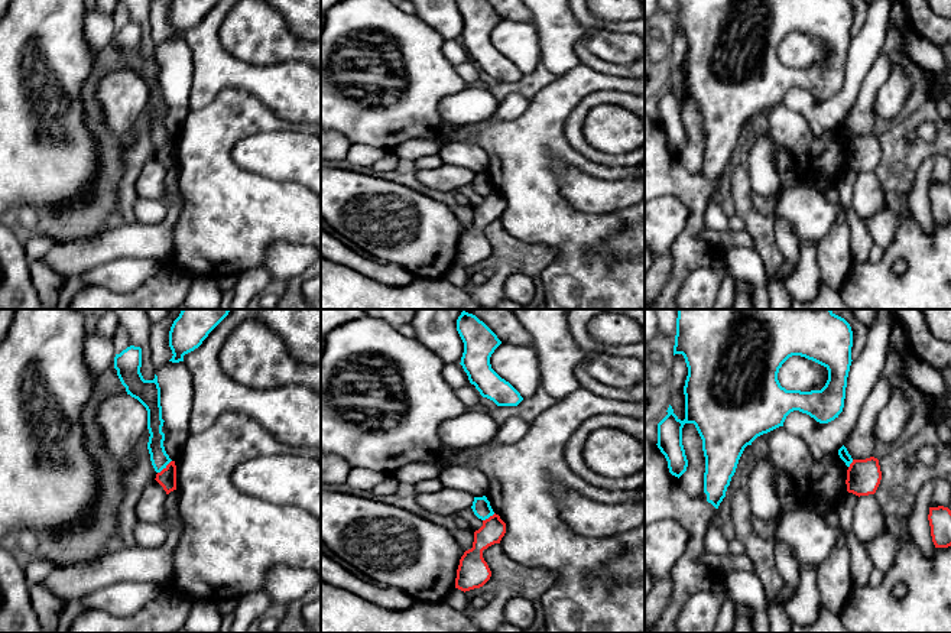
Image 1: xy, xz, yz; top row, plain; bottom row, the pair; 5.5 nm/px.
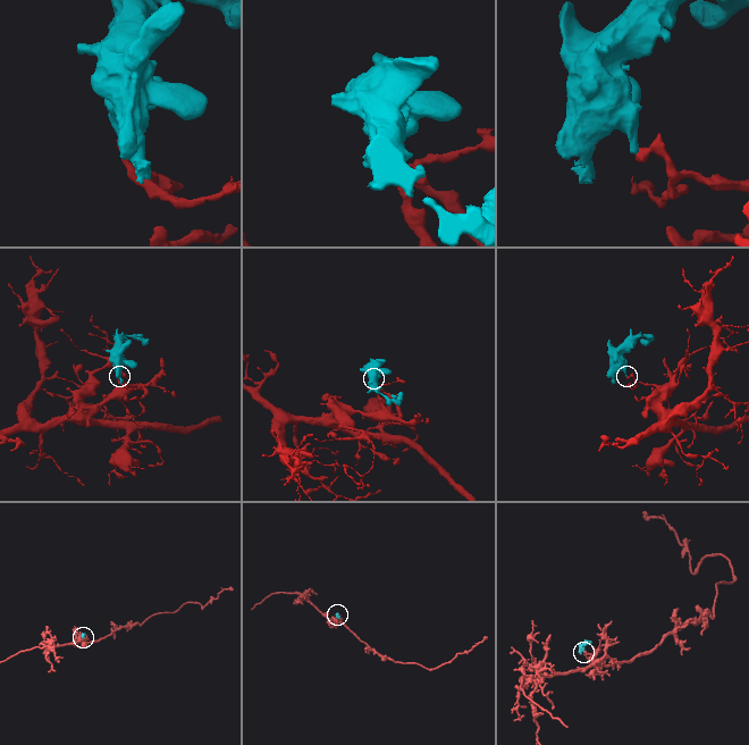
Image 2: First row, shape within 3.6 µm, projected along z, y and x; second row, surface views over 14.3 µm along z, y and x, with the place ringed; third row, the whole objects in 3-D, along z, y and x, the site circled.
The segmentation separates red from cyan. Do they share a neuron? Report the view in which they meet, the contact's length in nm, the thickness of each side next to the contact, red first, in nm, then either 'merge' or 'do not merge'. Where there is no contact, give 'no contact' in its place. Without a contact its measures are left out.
xy | 110 nm | 100/100 nm | do not merge

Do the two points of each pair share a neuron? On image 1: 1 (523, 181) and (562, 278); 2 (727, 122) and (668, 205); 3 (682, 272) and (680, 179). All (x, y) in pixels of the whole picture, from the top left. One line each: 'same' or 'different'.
1: same
2: different
3: same

